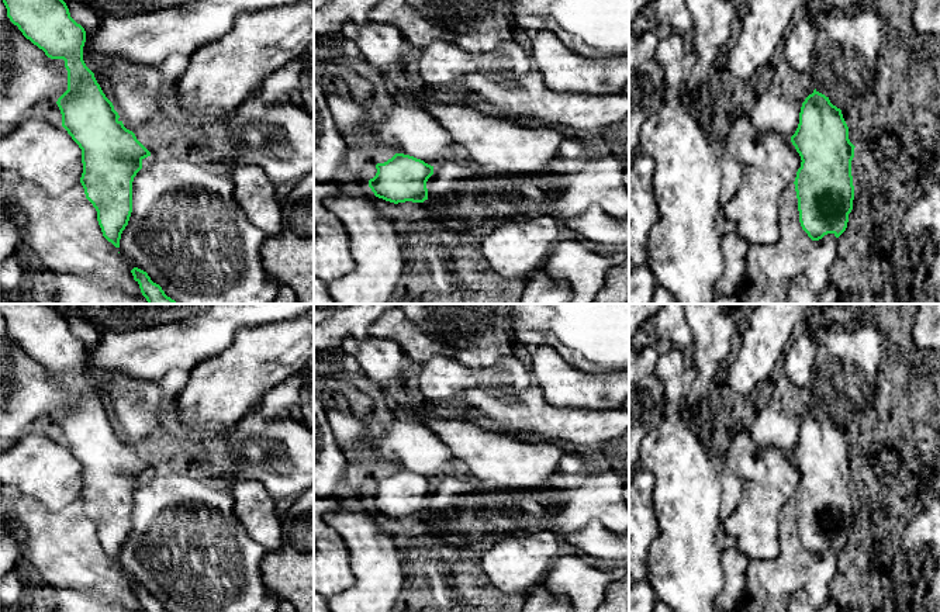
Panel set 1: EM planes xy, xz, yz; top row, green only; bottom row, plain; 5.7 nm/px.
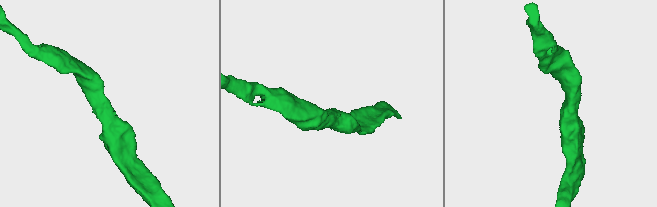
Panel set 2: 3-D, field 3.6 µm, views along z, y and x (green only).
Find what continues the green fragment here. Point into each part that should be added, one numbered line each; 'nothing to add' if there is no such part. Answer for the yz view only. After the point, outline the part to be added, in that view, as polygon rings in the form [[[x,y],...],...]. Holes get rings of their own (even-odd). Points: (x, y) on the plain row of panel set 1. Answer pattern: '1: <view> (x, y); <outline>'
nothing to add

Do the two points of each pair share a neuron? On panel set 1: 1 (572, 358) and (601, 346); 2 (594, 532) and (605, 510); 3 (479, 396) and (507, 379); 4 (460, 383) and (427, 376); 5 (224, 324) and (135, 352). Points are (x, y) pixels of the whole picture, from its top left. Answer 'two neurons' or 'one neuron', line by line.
1: one neuron
2: two neurons
3: two neurons
4: one neuron
5: one neuron

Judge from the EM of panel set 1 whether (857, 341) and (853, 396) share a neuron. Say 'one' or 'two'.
one

